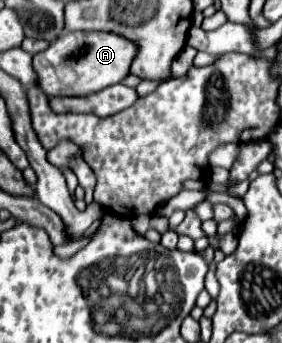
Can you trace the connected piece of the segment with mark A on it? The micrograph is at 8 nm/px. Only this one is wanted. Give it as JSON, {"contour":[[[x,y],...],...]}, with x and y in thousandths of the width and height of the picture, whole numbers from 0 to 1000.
{"contour":[[[262,90],[227,96],[163,149],[121,160],[142,259],[177,283],[319,277],[447,230],[461,190],[489,155],[475,120],[397,90]]]}

